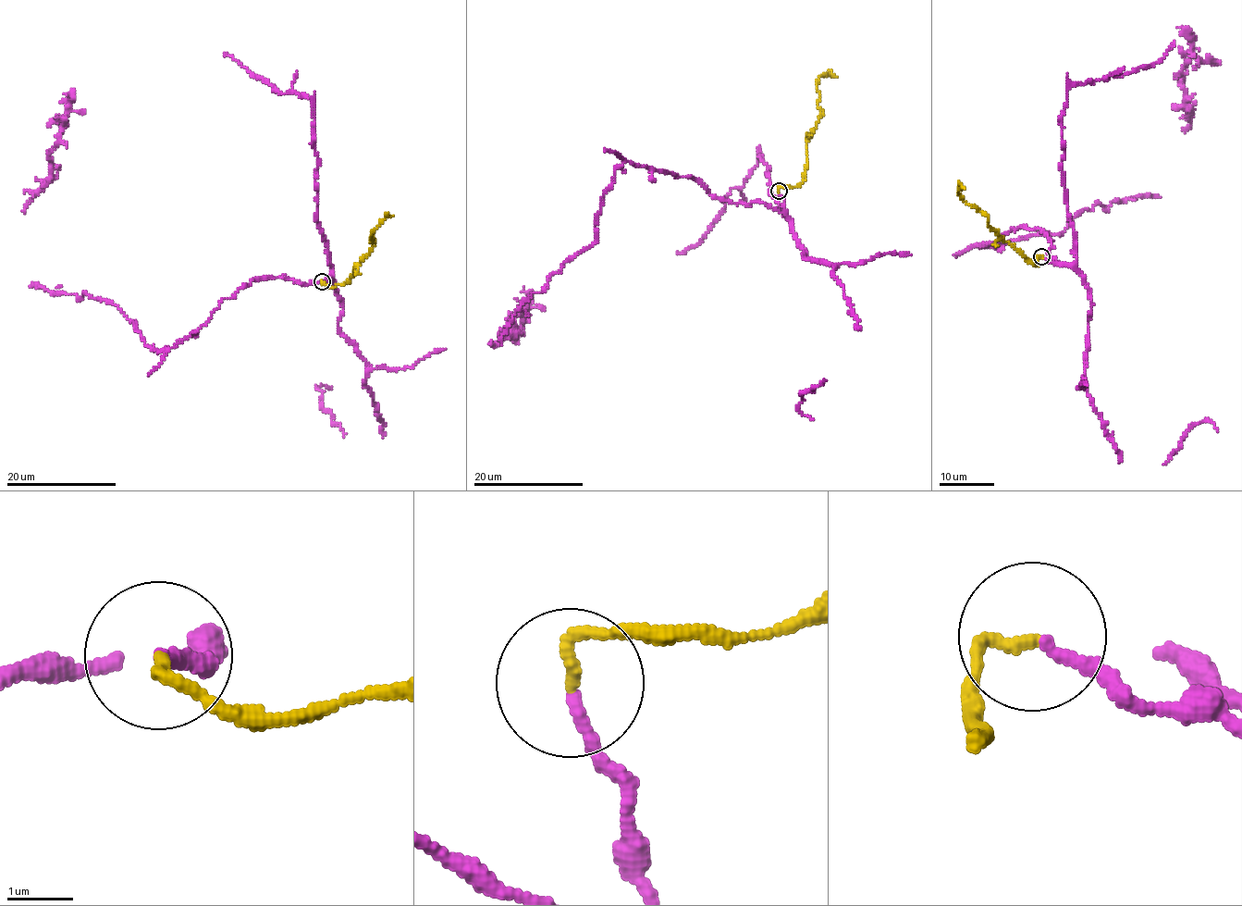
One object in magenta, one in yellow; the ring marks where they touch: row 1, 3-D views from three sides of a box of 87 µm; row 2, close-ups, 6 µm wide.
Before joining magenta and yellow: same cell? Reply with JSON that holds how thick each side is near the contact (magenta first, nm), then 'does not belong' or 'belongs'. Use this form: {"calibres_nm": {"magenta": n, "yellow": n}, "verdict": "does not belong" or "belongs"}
{"calibres_nm": {"magenta": 180, "yellow": 180}, "verdict": "belongs"}

